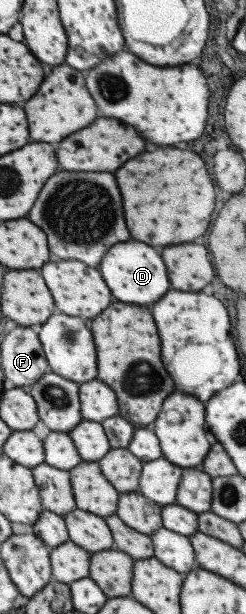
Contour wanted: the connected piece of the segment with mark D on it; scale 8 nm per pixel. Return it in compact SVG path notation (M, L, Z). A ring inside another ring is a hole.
M127 241L127 243L117 243L109 247L109 251L103 255L99 263L99 273L109 287L111 295L121 301L121 303L133 303L133 305L147 305L157 301L167 289L169 289L169 279L165 275L161 257L155 253L153 247L137 241Z

